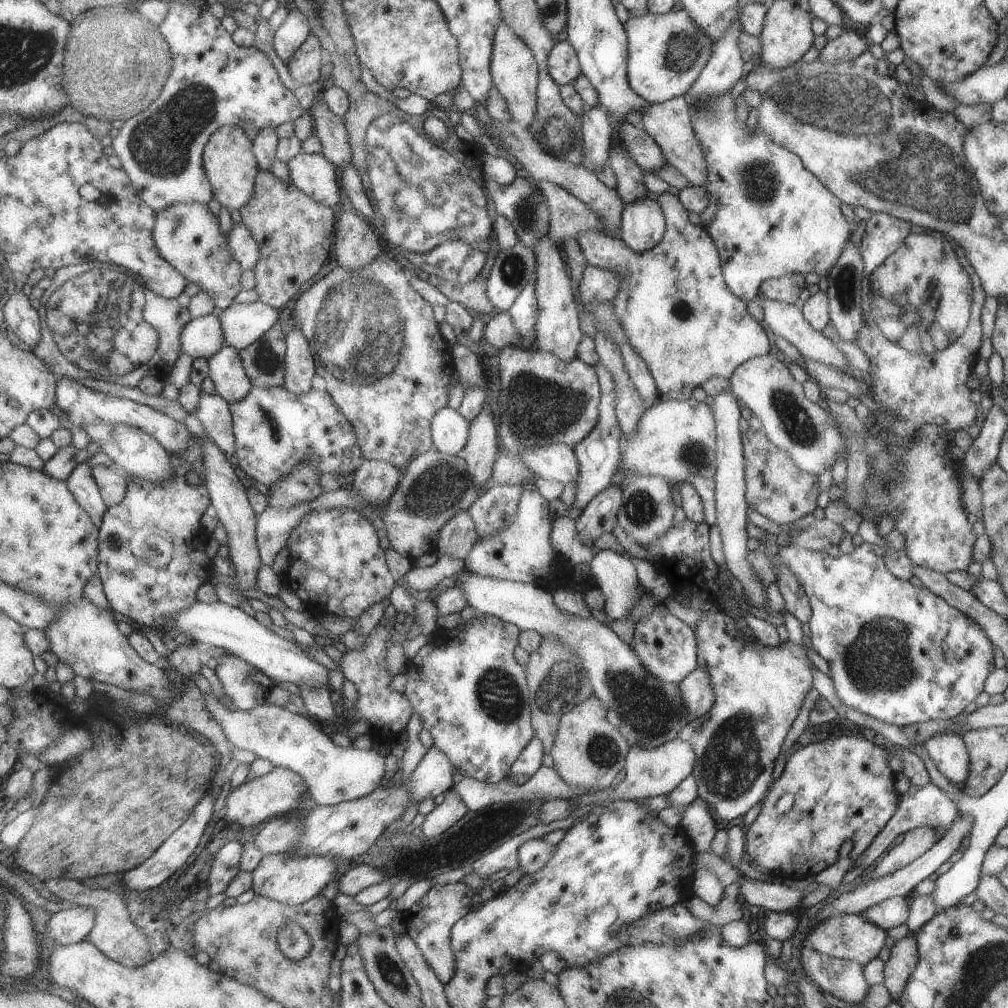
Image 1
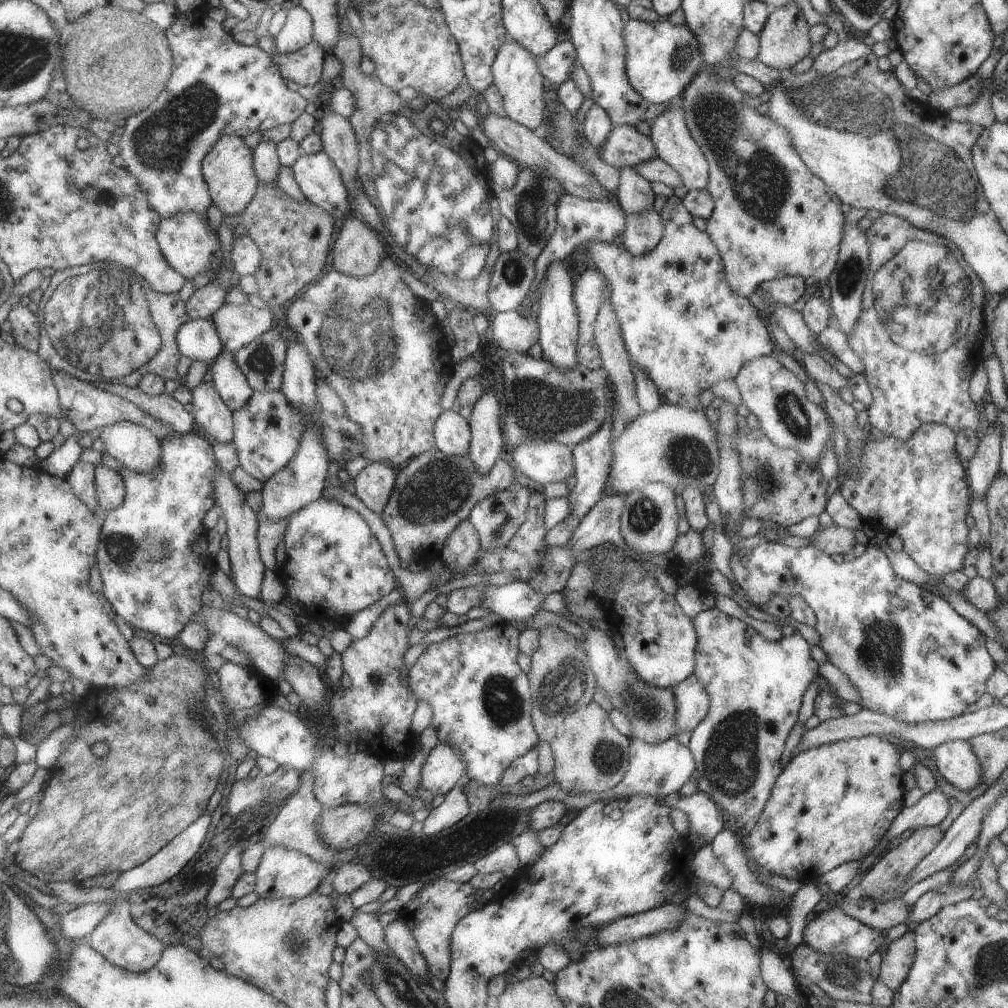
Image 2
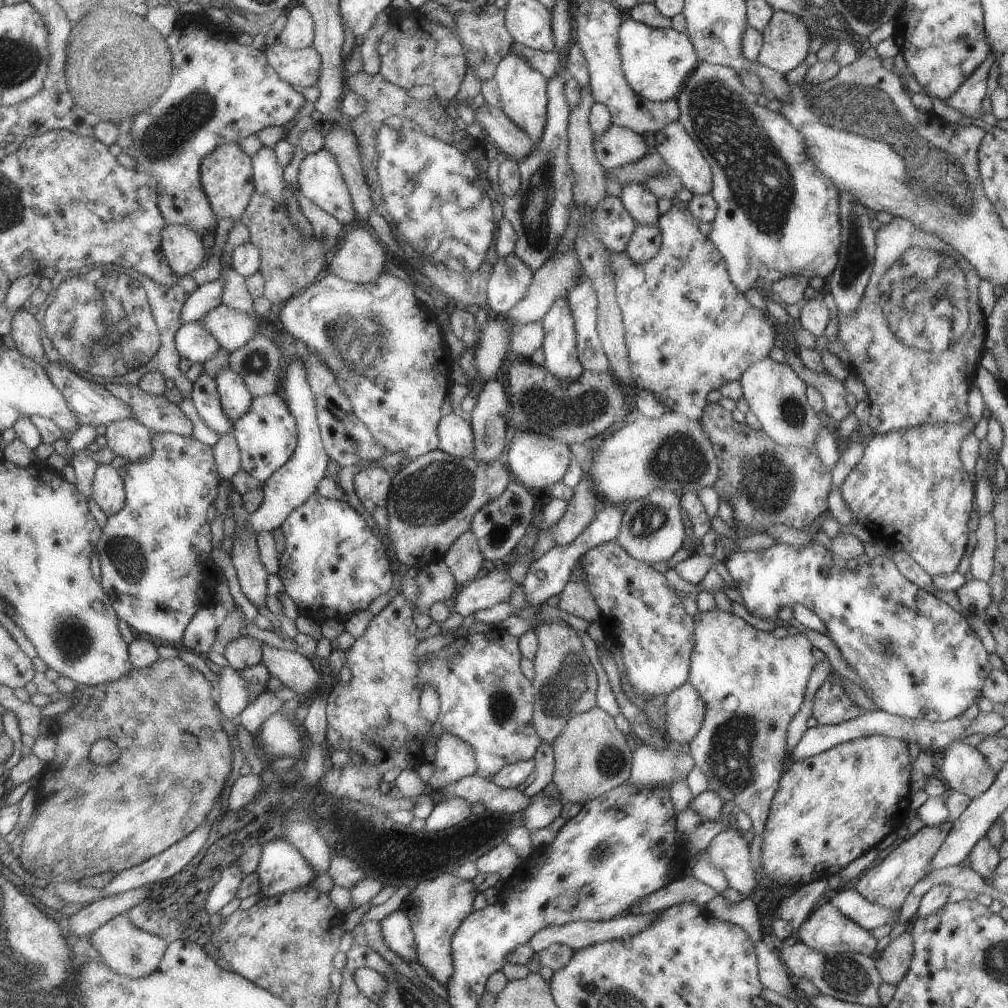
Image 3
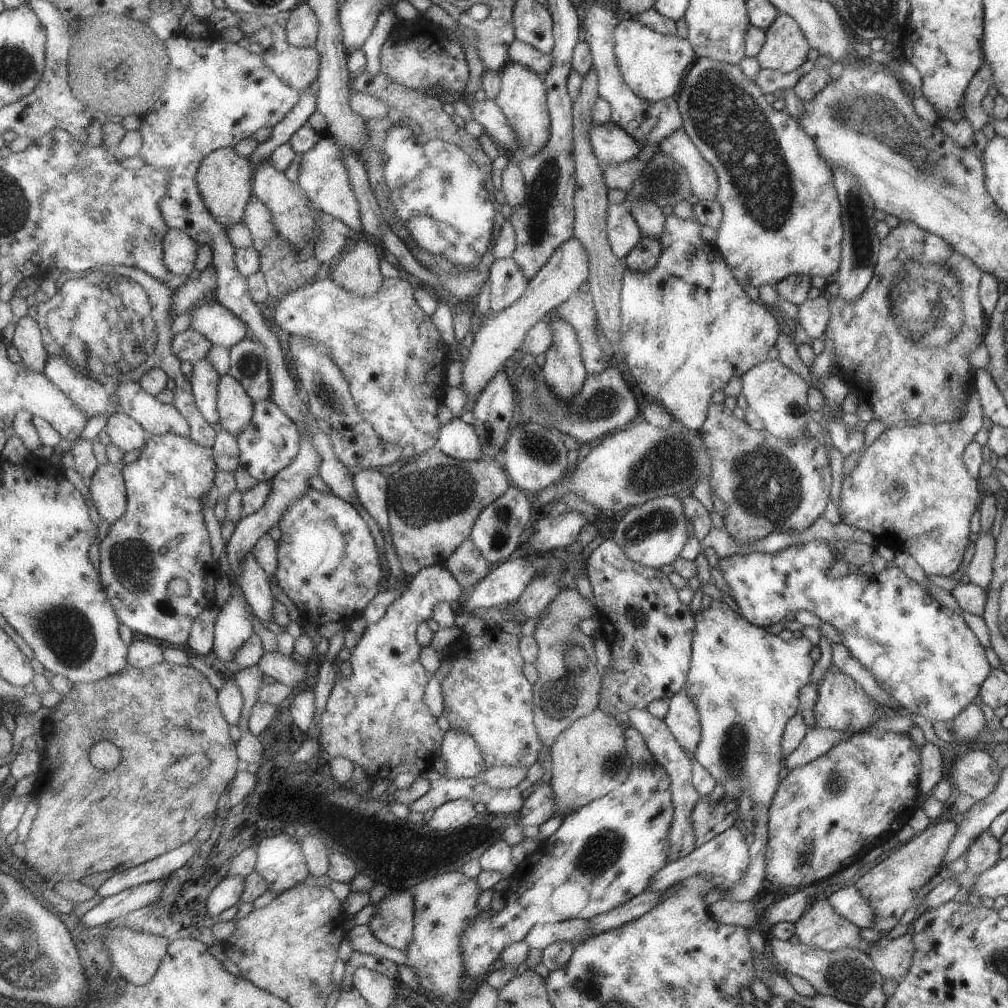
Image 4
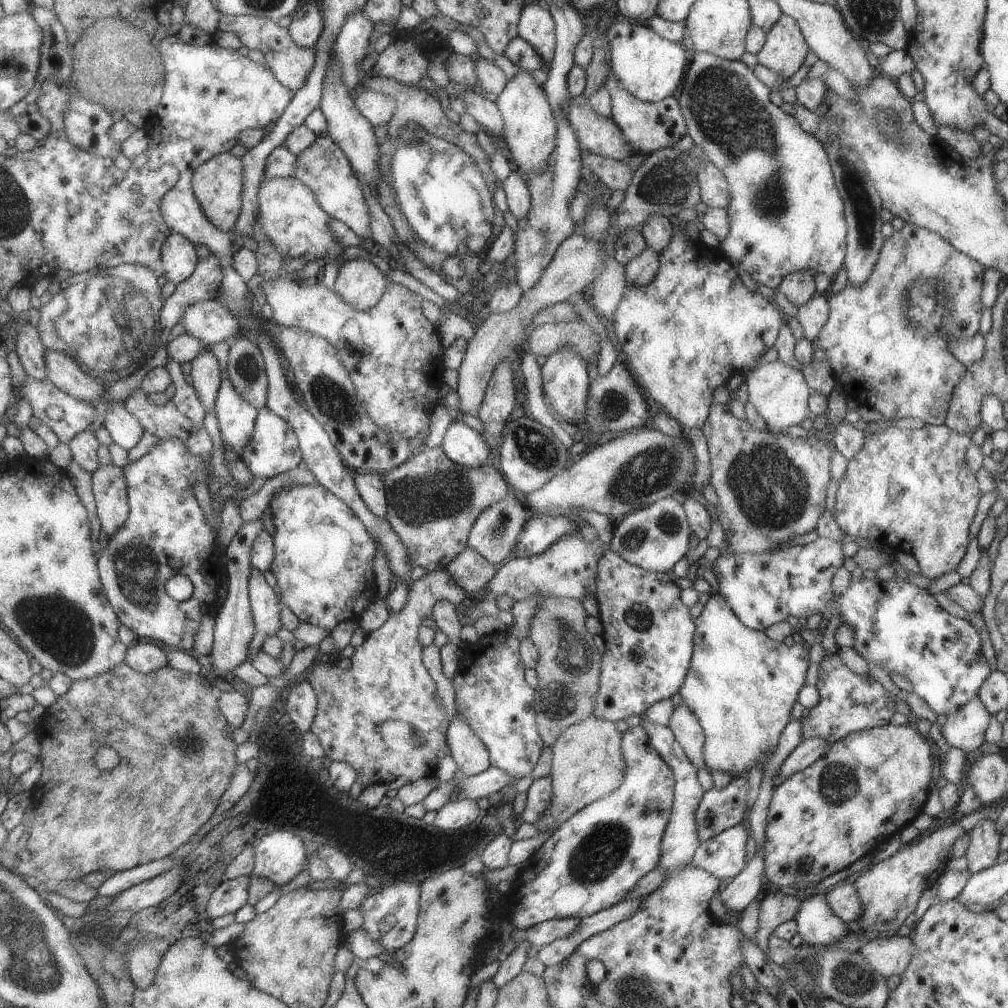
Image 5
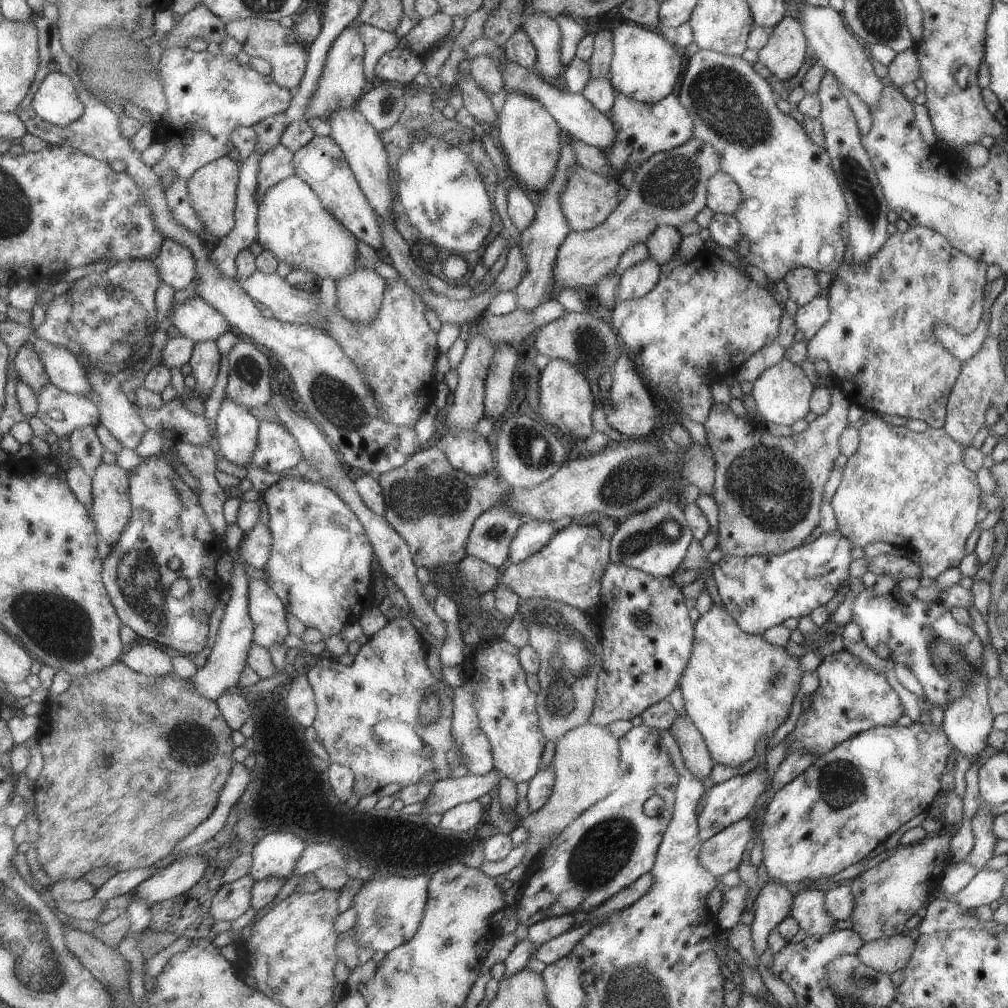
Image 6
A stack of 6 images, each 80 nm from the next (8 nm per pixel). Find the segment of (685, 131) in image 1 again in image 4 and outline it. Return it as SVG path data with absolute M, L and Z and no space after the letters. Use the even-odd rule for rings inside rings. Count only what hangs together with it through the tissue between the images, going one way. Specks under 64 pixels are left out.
M682 128L664 138L657 147L685 170L691 192L699 201L716 201L718 180L715 169L698 153Z

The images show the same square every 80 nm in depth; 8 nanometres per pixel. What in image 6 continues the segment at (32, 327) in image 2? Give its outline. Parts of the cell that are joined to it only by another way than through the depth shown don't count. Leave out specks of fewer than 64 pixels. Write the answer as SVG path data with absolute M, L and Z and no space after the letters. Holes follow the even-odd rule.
M27 342L21 348L15 358L15 369L19 374L20 380L25 381L38 393L51 384L44 362L41 362L40 356L35 350L35 344L31 345L30 342Z

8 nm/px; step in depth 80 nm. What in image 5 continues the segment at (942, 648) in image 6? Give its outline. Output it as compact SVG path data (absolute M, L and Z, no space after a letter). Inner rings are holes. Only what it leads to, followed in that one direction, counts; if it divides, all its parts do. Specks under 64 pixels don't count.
M975 695L944 718L940 731L947 745L969 755L983 744L991 715L983 701Z

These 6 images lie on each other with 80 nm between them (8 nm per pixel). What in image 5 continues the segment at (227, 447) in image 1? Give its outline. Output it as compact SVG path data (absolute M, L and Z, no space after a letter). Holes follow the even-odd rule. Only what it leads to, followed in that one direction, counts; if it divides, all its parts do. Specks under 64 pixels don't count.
M210 349L201 351L192 362L190 380L197 389L206 411L215 412L218 394L222 385L221 366Z

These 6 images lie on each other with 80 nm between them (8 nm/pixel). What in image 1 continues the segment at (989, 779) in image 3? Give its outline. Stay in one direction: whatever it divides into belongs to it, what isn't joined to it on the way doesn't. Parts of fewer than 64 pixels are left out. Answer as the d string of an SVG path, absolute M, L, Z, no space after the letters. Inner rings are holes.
M949 733L933 735L922 745L929 758L935 763L937 770L947 780L963 788L970 773L970 762L961 736Z

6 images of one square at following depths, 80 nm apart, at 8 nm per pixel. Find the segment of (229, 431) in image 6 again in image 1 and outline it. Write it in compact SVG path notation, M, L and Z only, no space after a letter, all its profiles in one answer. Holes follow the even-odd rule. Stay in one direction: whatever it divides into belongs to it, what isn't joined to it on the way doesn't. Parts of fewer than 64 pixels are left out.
M225 345L209 360L209 376L215 390L230 403L242 401L251 392L251 379L246 373L240 350Z

